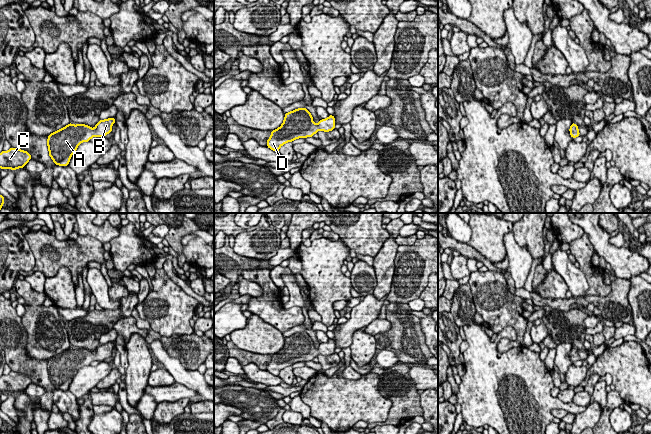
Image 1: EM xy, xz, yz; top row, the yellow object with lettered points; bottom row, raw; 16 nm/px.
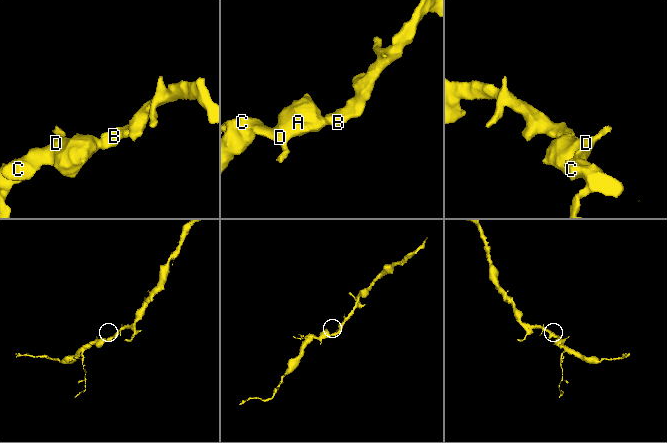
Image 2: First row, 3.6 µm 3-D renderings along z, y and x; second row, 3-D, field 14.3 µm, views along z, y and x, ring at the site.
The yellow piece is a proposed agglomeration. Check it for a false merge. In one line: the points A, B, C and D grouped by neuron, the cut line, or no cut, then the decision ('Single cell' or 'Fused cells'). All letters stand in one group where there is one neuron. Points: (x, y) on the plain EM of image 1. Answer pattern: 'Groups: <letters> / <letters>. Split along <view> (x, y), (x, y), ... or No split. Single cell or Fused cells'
Groups: A B C D. No split. Single cell

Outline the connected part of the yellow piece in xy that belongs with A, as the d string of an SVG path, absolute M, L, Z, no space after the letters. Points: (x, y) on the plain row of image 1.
M115 342L100 344L93 353L85 348L69 347L48 360L49 380L56 389L68 390L73 377L83 365L88 366L92 361L101 362L111 357L115 345Z

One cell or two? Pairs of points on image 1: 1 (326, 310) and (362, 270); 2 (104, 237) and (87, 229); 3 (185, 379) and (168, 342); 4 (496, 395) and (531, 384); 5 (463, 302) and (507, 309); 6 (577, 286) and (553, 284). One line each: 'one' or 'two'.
1: two
2: one
3: two
4: one
5: two
6: two

